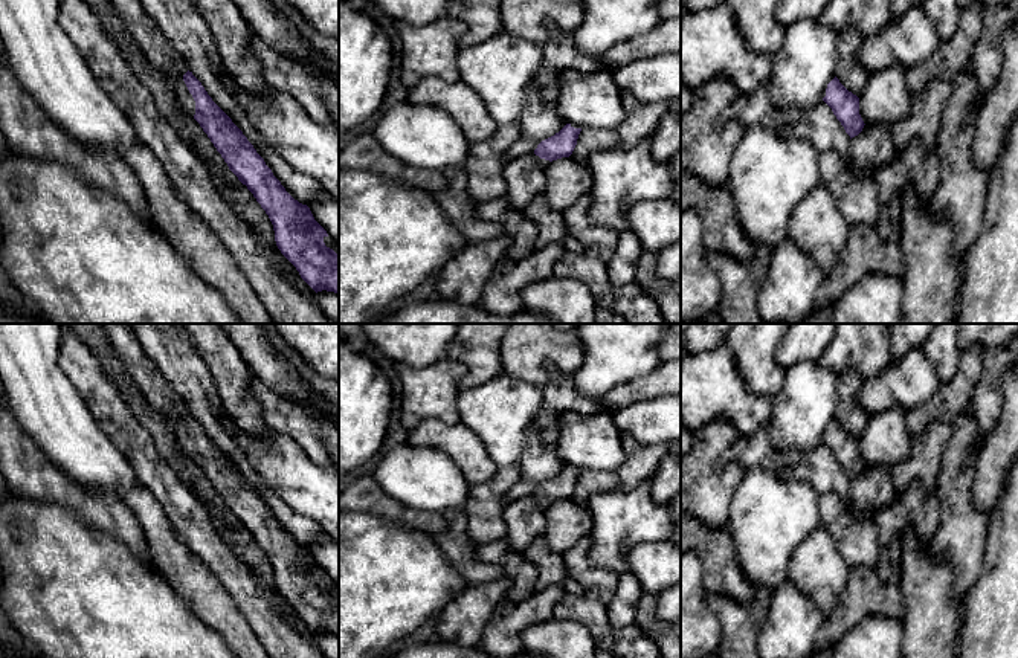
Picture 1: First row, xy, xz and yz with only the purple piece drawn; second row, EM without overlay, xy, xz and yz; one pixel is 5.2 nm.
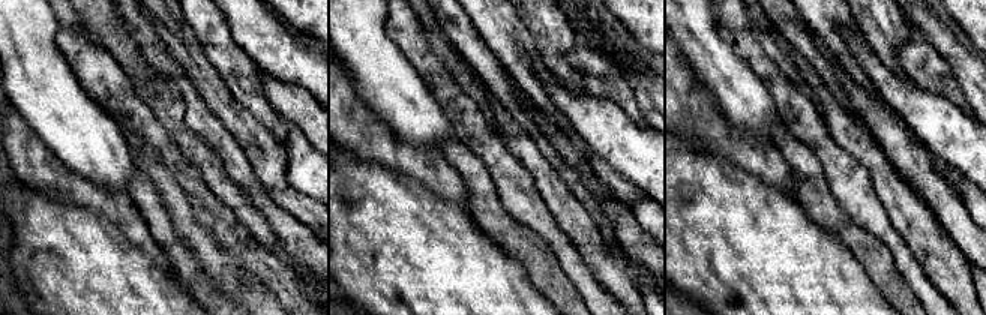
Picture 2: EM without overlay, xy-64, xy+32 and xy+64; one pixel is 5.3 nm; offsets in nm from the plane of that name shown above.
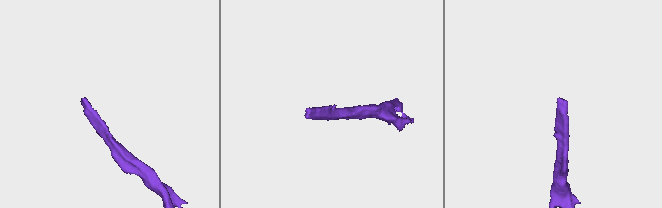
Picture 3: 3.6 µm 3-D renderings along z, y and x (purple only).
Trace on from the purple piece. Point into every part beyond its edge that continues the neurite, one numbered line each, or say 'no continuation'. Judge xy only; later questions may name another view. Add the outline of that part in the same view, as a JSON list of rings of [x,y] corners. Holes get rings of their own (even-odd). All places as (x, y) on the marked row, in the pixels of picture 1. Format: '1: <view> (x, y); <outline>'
1: xy (142, 28); [[[110,0],[110,3],[145,56],[172,82],[183,111],[194,116],[195,101],[183,81],[182,72],[174,66],[166,43],[159,37],[157,24],[142,8],[140,0]]]

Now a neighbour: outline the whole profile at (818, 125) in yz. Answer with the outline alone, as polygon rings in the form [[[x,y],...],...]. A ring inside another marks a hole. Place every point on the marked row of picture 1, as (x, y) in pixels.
[[[824,101],[803,110],[797,124],[784,133],[789,139],[809,140],[820,154],[835,151],[842,162],[850,162],[850,136]]]

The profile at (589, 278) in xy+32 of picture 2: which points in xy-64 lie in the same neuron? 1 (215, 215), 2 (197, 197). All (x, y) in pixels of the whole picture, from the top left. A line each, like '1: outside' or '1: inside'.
1: inside
2: inside

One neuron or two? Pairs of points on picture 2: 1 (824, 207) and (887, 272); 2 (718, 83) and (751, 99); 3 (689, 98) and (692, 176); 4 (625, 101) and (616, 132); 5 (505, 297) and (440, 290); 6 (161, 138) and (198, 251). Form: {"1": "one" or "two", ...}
{"1": "one", "2": "one", "3": "two", "4": "two", "5": "one", "6": "two"}

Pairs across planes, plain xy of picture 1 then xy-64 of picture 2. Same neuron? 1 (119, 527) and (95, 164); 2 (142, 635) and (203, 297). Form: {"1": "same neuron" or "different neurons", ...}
{"1": "different neurons", "2": "different neurons"}

